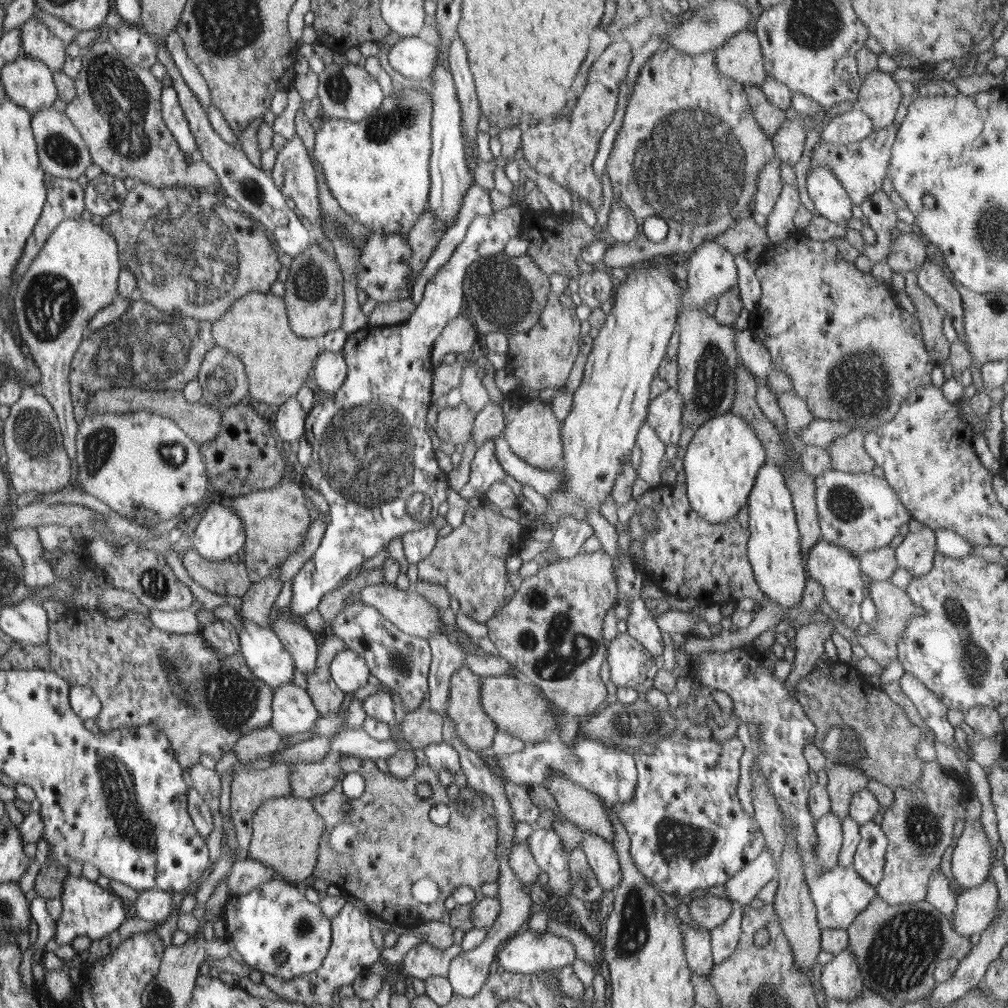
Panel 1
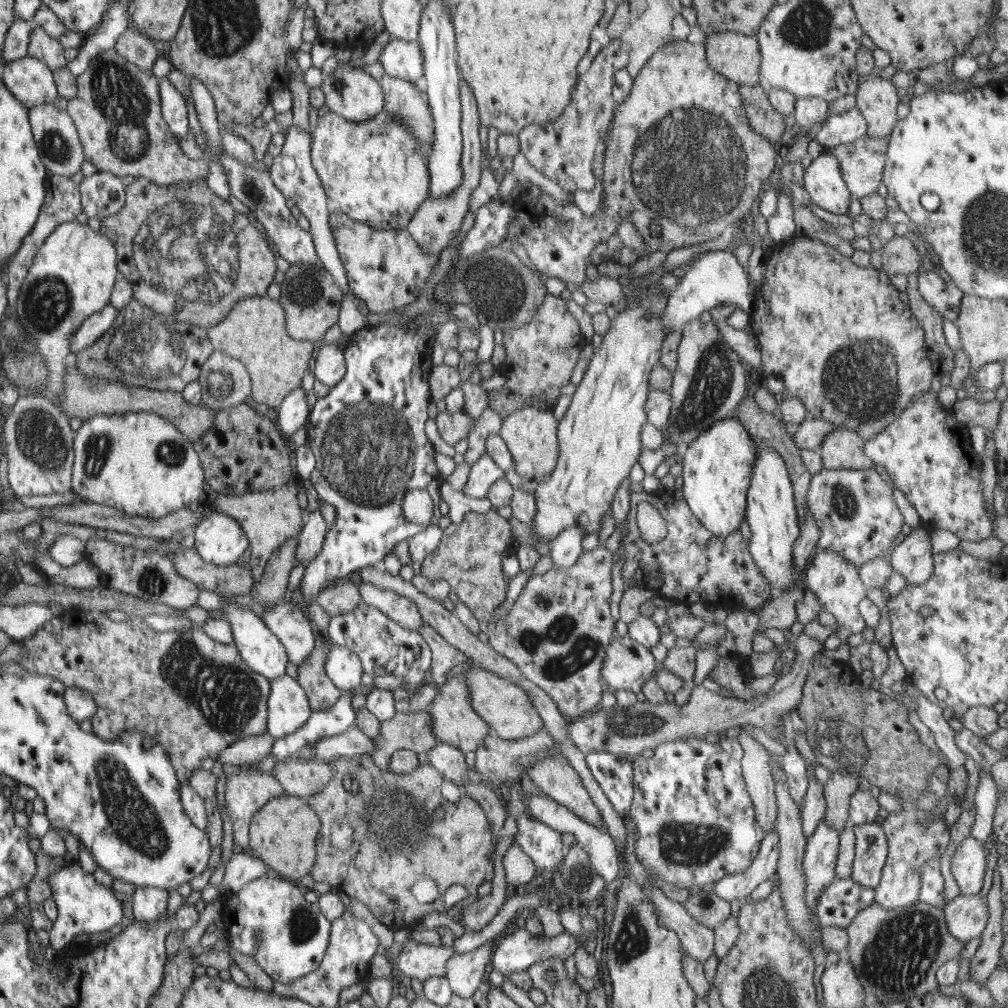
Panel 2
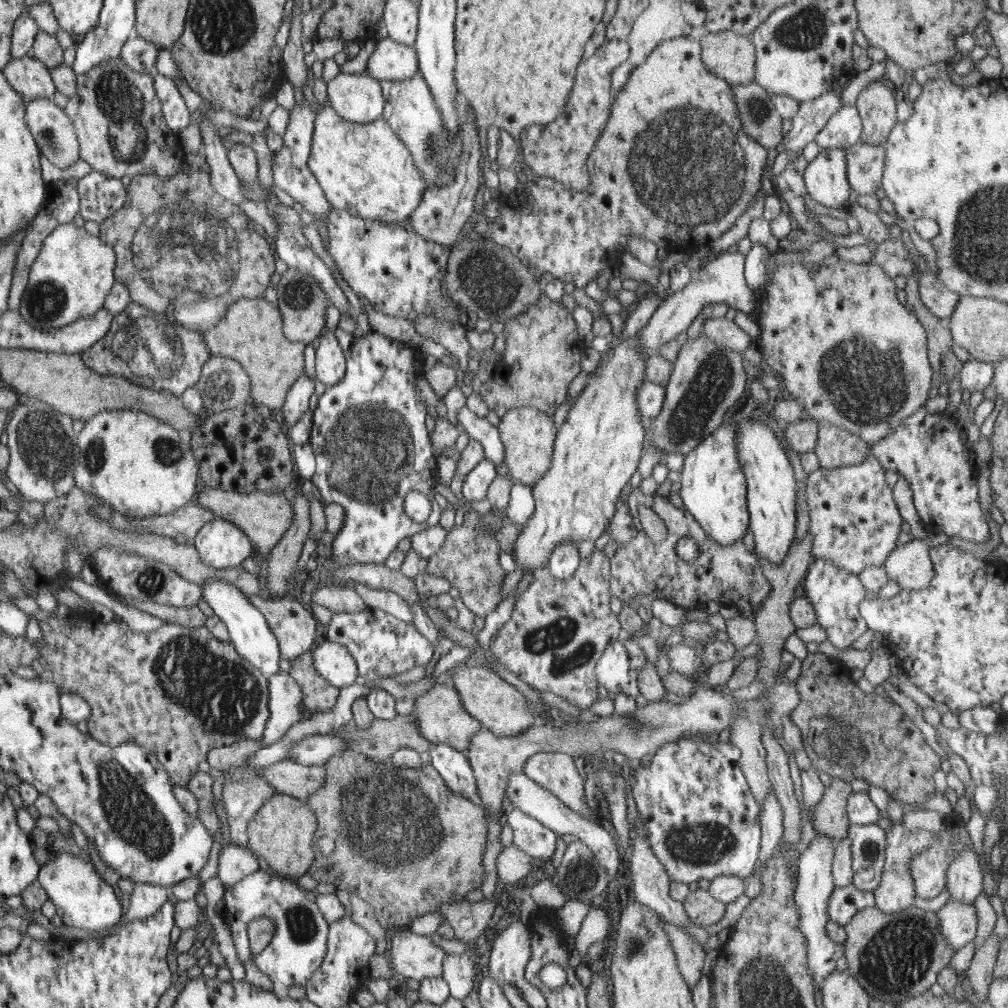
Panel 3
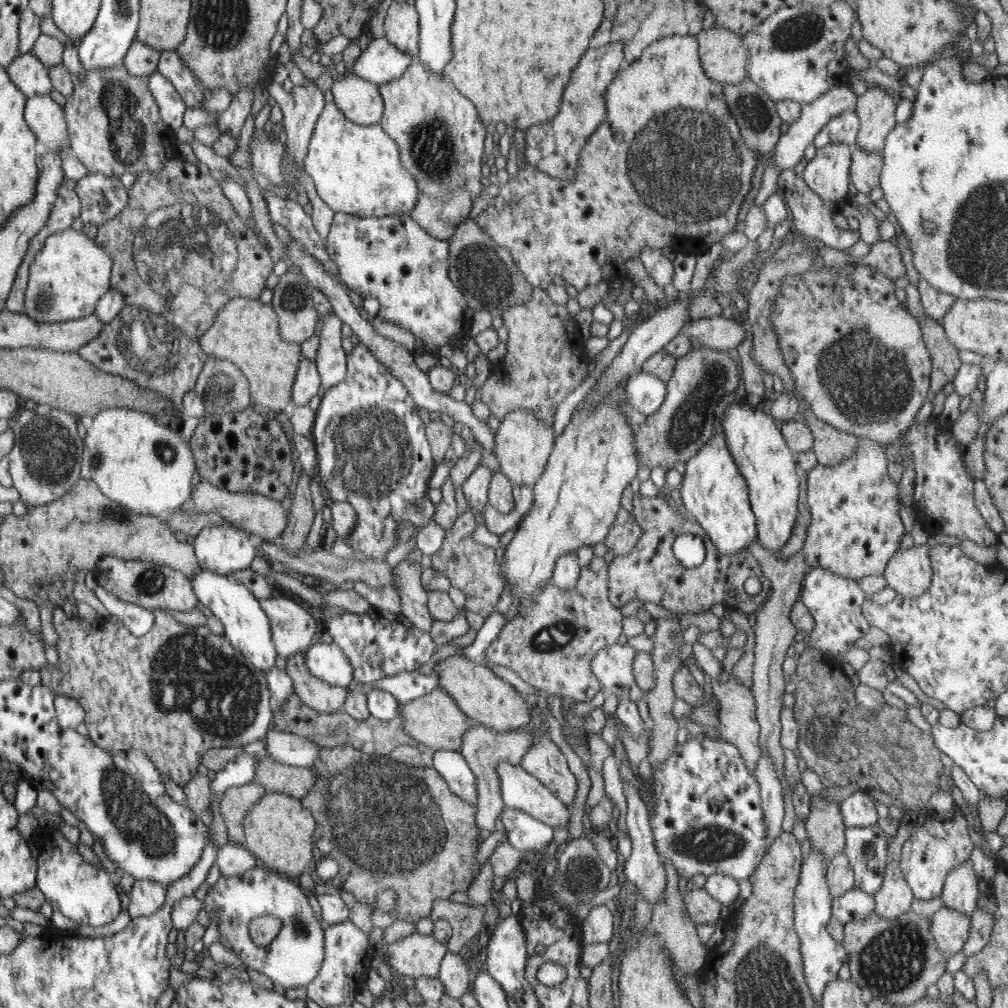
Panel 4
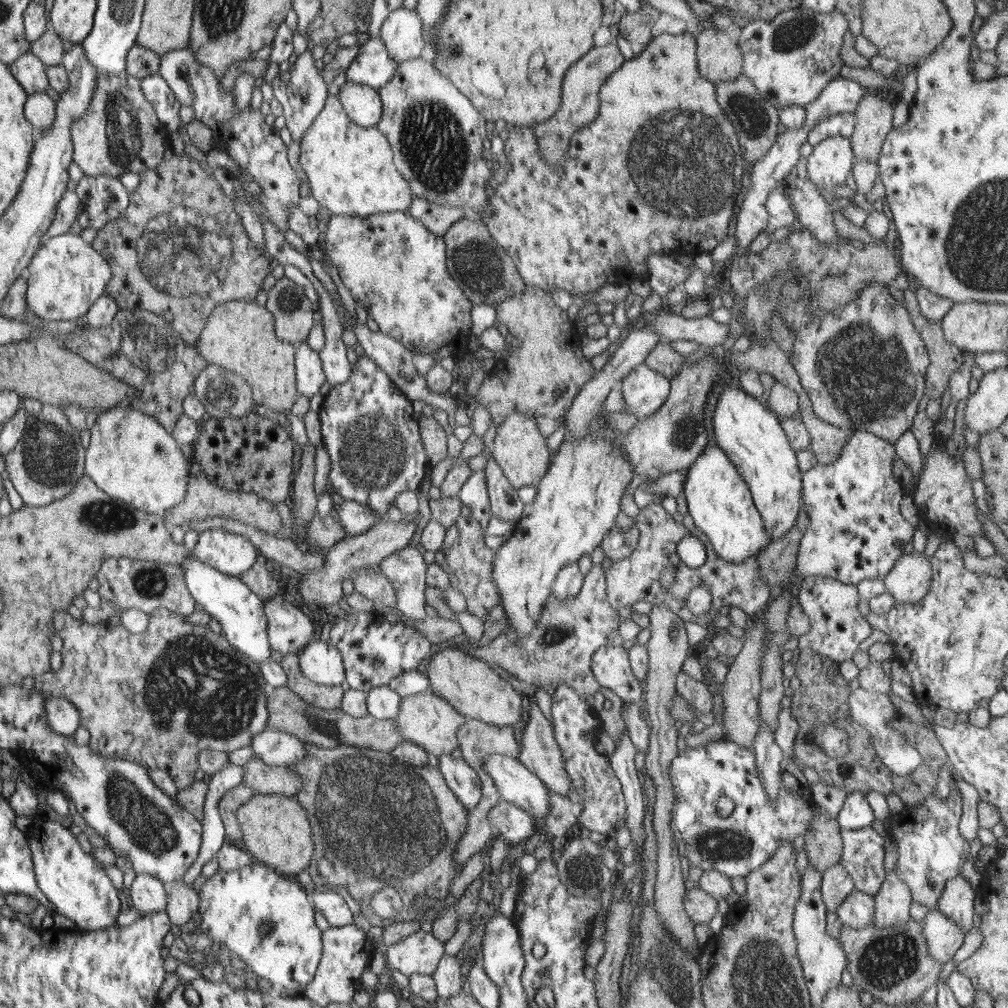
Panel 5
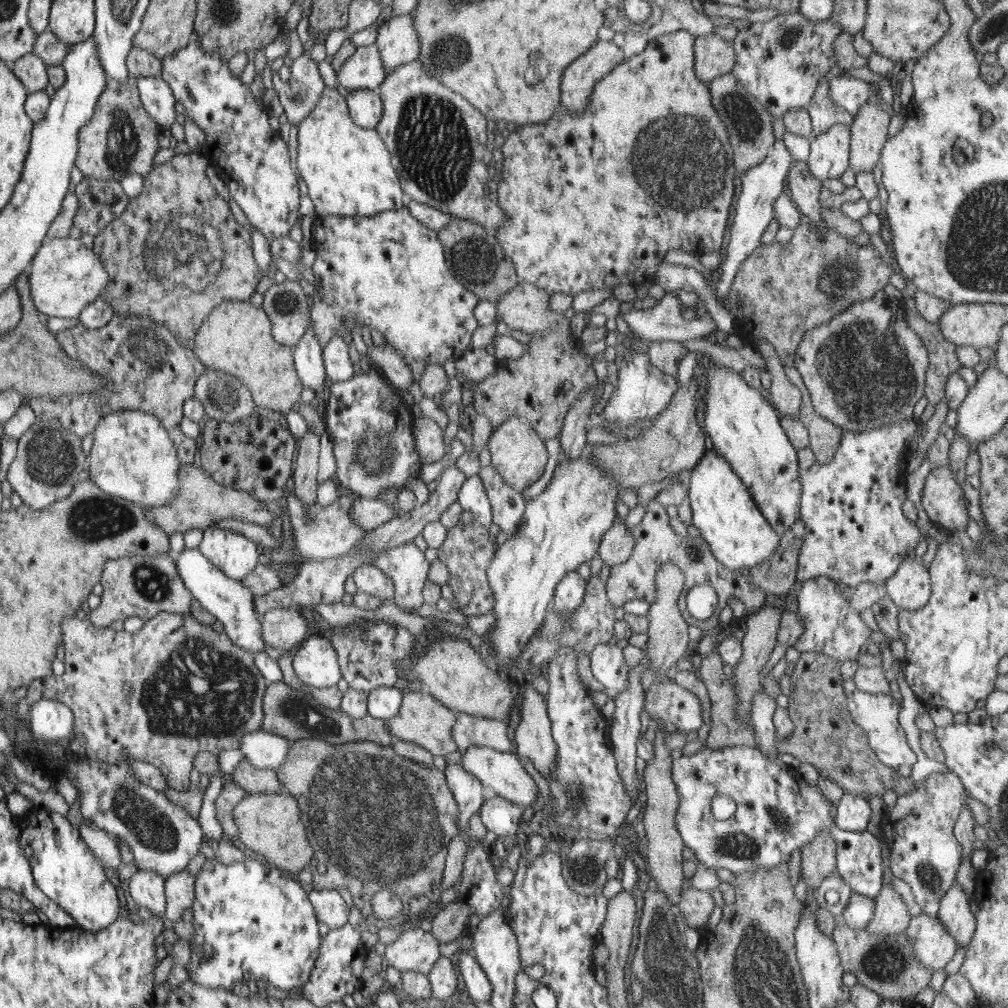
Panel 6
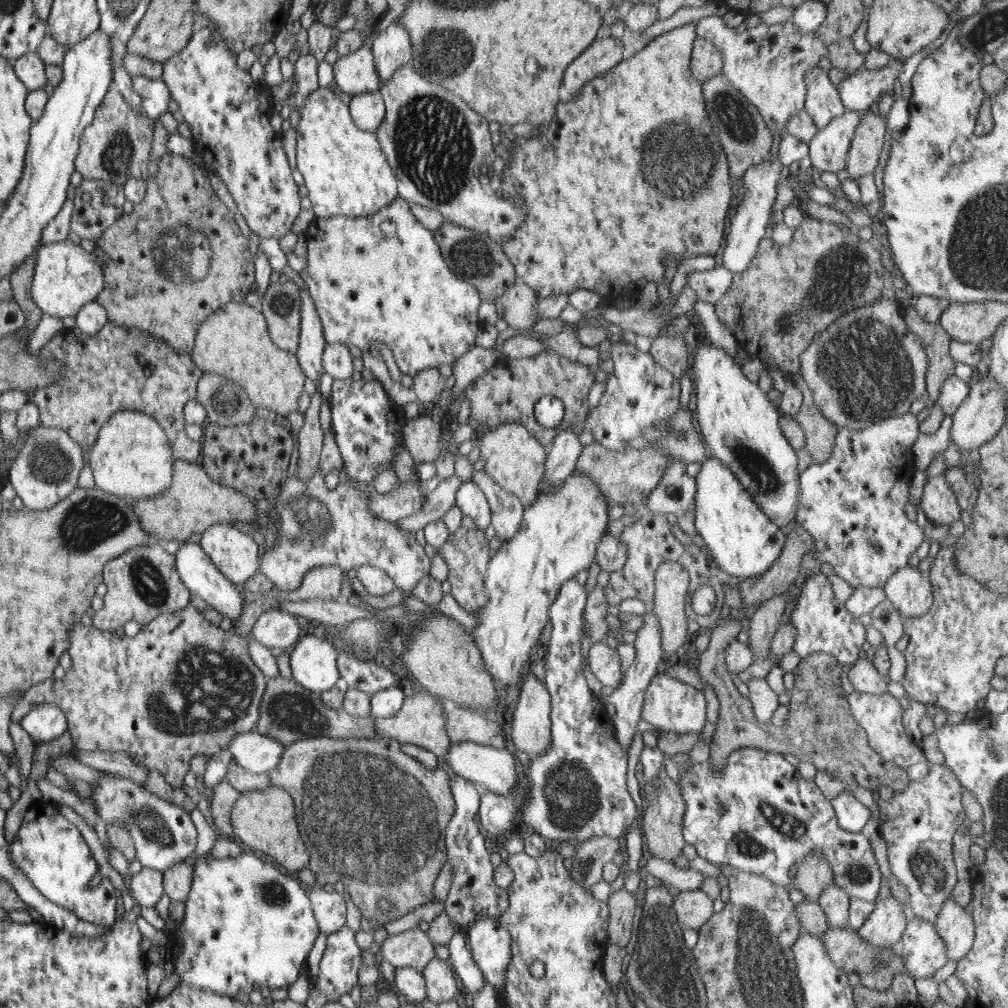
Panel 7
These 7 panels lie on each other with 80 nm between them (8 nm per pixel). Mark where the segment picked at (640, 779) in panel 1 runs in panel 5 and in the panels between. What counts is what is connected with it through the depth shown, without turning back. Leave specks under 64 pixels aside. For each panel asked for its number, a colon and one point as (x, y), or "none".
2: (694, 819)
3: (701, 821)
4: (708, 818)
5: (736, 845)

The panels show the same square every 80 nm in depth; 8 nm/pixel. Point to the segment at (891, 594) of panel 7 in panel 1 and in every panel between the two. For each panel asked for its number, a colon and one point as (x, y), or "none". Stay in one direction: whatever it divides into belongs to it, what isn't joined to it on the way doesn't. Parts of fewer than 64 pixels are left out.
1: (916, 553)
2: (913, 558)
3: (910, 565)
4: (909, 572)
5: (910, 579)
6: (909, 588)

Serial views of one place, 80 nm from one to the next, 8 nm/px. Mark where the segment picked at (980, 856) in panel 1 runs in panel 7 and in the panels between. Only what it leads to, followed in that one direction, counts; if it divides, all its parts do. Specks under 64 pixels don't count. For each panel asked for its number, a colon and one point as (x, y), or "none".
2: (968, 865)
3: (964, 881)
4: (960, 892)
5: (957, 902)
6: (954, 913)
7: (956, 927)

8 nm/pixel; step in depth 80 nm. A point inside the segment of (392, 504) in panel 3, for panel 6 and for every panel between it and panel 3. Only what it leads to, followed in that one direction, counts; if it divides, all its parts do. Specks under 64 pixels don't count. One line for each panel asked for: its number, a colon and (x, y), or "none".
4: (372, 451)
5: (367, 425)
6: (361, 416)

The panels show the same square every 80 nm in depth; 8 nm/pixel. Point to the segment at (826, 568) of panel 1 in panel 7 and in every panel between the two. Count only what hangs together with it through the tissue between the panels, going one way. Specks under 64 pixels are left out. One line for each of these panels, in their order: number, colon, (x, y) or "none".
2: (836, 583)
3: (835, 593)
4: (834, 602)
5: (836, 627)
6: (831, 625)
7: (822, 625)

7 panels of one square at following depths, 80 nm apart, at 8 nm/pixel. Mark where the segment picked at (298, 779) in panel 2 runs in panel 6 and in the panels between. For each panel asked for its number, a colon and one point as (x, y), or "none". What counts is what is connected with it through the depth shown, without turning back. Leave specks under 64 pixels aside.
3: (288, 777)
4: (275, 777)
5: (261, 778)
6: (252, 780)

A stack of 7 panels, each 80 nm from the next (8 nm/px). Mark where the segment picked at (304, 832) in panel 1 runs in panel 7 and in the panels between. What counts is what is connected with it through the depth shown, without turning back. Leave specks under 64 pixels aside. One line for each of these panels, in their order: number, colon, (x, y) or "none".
2: (283, 834)
3: (280, 834)
4: (279, 829)
5: (277, 831)
6: (269, 823)
7: (263, 821)

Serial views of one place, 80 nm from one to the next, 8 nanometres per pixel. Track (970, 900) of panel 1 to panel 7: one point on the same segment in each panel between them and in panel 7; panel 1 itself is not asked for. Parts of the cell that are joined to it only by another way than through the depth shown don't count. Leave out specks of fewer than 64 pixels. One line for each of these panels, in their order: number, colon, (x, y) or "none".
2: (966, 917)
3: (958, 922)
4: (950, 928)
5: (943, 936)
6: (934, 947)
7: (924, 952)

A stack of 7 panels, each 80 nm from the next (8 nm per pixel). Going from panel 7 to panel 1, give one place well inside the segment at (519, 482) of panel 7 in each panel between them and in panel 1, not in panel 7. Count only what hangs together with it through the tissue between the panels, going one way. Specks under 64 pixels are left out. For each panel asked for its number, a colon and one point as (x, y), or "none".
1: (534, 434)
2: (530, 434)
3: (528, 435)
4: (523, 444)
5: (519, 449)
6: (518, 454)

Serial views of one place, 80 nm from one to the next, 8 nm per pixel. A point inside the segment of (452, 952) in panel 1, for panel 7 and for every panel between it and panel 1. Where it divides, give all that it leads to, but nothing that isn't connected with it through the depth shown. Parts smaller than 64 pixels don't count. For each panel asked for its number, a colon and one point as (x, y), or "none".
2: (415, 960)
3: (412, 955)
4: (416, 955)
5: (420, 952)
6: (417, 950)
7: (412, 948)

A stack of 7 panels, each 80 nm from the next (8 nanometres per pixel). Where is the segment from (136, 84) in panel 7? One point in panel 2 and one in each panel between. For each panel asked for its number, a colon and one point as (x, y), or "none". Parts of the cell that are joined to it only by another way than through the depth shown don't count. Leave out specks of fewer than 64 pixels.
2: (174, 107)
3: (177, 115)
4: (172, 104)
5: (165, 103)
6: (156, 94)

